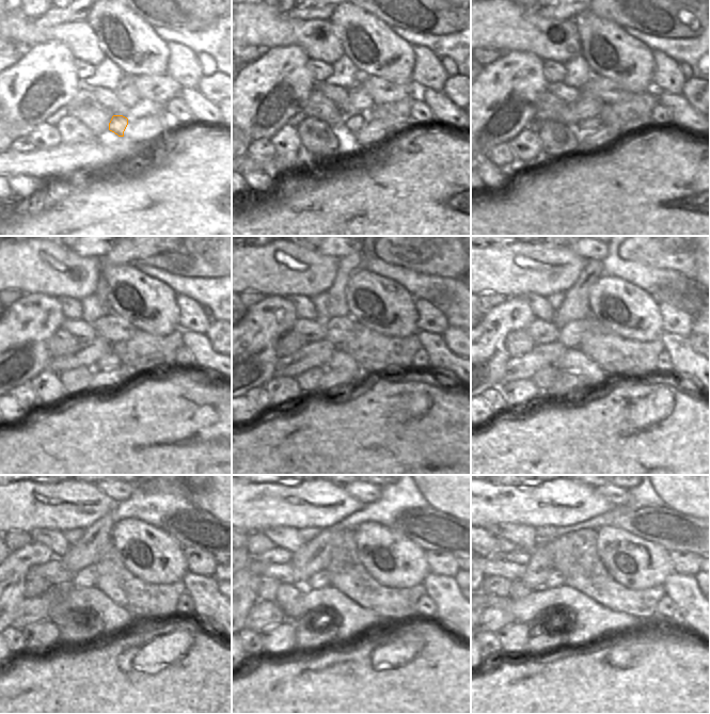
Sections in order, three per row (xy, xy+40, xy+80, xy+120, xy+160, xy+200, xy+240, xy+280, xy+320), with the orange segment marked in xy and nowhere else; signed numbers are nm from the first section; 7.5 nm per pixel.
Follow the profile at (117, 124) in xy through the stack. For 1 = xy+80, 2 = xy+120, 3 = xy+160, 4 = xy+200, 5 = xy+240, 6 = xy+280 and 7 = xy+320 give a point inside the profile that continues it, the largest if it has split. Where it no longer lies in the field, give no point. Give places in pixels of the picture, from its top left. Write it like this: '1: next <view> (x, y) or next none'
1: next xy+80 (593, 122)
2: next xy+120 (110, 361)
3: next xy+160 (341, 360)
4: next xy+200 (572, 360)
5: next xy+240 (116, 620)
6: next xy+280 (354, 622)
7: next xy+320 (590, 622)

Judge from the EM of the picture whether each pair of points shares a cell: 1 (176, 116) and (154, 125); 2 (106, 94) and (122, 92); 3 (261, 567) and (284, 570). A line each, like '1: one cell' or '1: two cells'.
1: two cells
2: two cells
3: one cell

